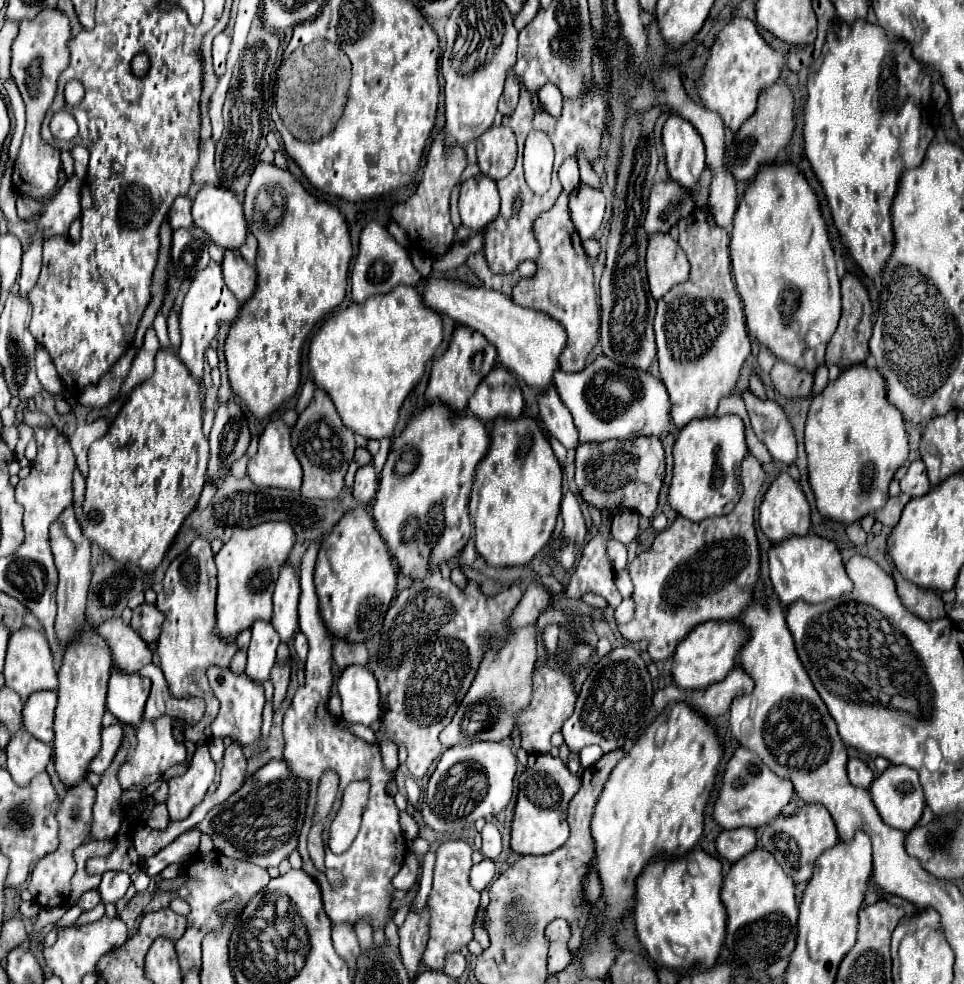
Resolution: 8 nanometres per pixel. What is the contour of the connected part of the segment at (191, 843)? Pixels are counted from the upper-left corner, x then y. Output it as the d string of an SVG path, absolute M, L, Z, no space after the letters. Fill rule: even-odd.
M192 827L188 831L184 831L184 835L180 835L172 845L160 849L156 855L146 859L146 875L154 877L158 875L164 867L168 867L170 863L178 863L182 865L184 859L190 859L200 845L200 829Z

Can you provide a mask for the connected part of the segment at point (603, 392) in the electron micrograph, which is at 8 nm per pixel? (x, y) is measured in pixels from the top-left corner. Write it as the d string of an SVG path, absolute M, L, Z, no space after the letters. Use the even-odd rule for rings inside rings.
M606 355L598 357L596 361L588 363L584 371L566 373L556 369L554 373L556 389L564 399L564 405L572 411L574 425L578 429L580 443L594 443L594 441L608 441L608 439L632 439L634 435L660 435L666 437L666 429L670 425L670 411L668 411L668 393L660 379L654 379L648 371L634 371L628 367L620 367ZM610 377L620 377L628 389L632 389L632 399L622 403L614 397L606 381Z

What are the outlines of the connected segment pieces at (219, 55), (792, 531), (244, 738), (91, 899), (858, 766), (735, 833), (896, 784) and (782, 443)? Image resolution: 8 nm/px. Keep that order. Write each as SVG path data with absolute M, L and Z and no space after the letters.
M222 33L214 39L214 45L212 45L212 59L214 59L214 71L216 75L220 77L226 71L226 62L228 53L231 47L231 36Z
M782 469L764 493L758 521L772 543L810 531L810 505L788 469Z
M210 667L208 679L212 681L212 691L220 699L220 713L212 723L212 735L214 737L230 737L232 741L238 741L240 745L248 745L260 739L260 727L262 727L262 709L266 703L264 687L252 679L248 679L244 673L234 675L230 669Z
M92 889L92 891L86 891L86 893L80 897L78 907L80 907L82 911L90 911L90 909L94 909L100 901L102 901L102 899L100 899L98 891L96 891L96 889Z
M850 759L848 761L848 777L850 777L852 785L862 787L862 789L868 789L870 783L874 781L872 769L864 761L860 761L860 759Z
M750 827L726 829L726 831L722 831L718 835L716 849L730 863L736 863L736 859L740 859L748 851L754 851L756 849L756 831L750 829Z
M890 765L880 773L870 787L870 795L884 823L904 831L918 823L924 809L918 773L906 765Z
M750 391L744 393L744 403L756 437L762 443L766 443L774 459L782 461L784 465L790 465L796 459L798 451L796 451L794 425L790 423L784 407L776 401L760 399Z

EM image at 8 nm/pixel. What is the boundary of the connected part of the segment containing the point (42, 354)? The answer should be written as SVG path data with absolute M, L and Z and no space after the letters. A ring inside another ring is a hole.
M38 347L38 351L36 351L36 369L38 369L36 371L38 379L42 381L42 385L48 393L58 395L64 391L64 383L62 383L56 367L52 363L52 357L48 355L48 351L44 347Z

